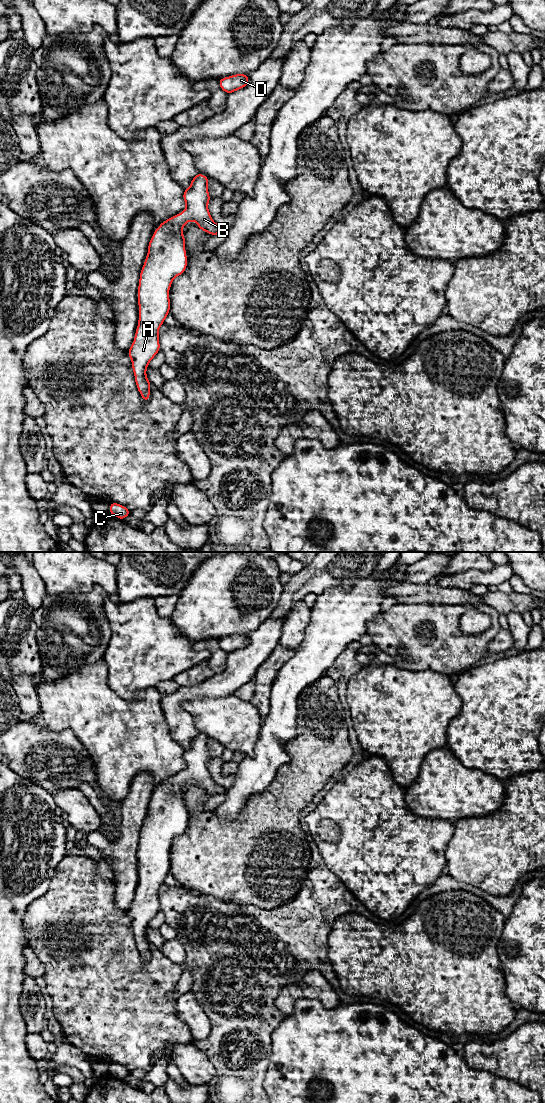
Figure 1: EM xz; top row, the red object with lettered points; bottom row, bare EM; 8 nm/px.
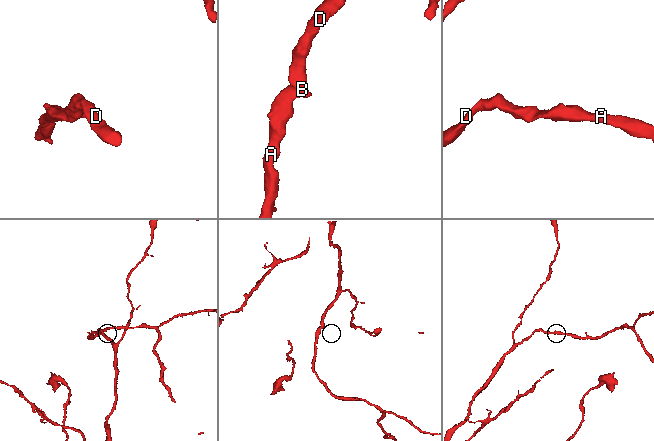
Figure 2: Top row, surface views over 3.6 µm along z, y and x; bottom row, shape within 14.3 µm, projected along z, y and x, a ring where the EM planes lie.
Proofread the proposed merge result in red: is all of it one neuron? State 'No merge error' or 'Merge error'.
No merge error

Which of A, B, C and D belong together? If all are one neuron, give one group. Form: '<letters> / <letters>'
A B C D

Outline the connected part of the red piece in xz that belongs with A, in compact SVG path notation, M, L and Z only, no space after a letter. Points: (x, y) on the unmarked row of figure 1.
M201 733L191 740L190 747L183 752L184 771L162 782L148 804L137 852L138 886L128 910L135 943L144 962L149 960L152 946L146 929L160 911L159 888L170 871L169 850L173 839L187 828L183 787L187 782L196 781L197 787L210 795L225 791L223 786L213 781L208 770L211 760L207 746L209 740Z

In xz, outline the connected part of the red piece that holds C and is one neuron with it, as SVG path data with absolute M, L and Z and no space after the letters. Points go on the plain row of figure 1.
M113 1062L110 1063L109 1072L111 1075L116 1076L121 1080L130 1075L130 1070L128 1070L125 1066Z

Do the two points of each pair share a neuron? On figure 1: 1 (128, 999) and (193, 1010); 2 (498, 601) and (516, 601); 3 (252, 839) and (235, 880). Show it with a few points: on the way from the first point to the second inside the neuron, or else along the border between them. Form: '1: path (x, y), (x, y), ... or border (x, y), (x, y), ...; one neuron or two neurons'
1: border (175, 1000), (176, 1014), (189, 1027); two neurons
2: path (502, 601), (512, 601); one neuron
3: path (252, 849), (252, 855), (237, 870); one neuron

